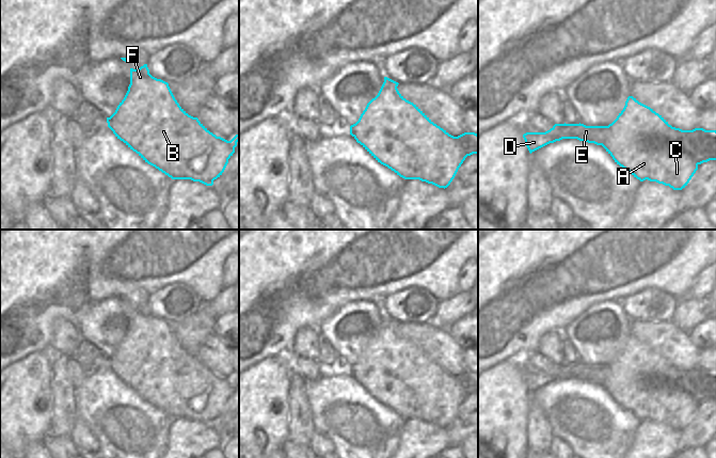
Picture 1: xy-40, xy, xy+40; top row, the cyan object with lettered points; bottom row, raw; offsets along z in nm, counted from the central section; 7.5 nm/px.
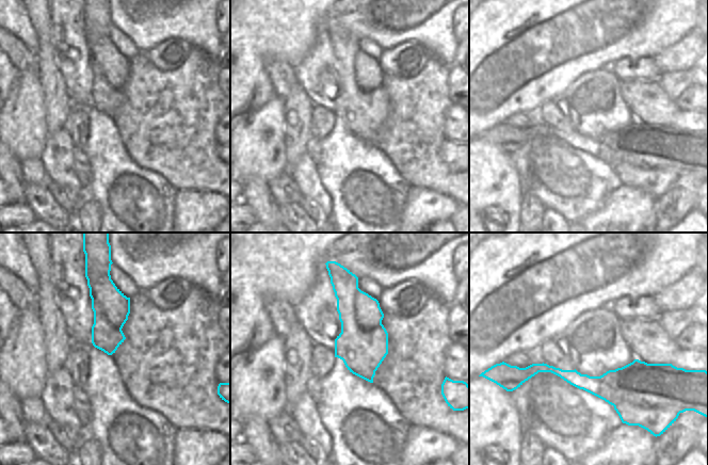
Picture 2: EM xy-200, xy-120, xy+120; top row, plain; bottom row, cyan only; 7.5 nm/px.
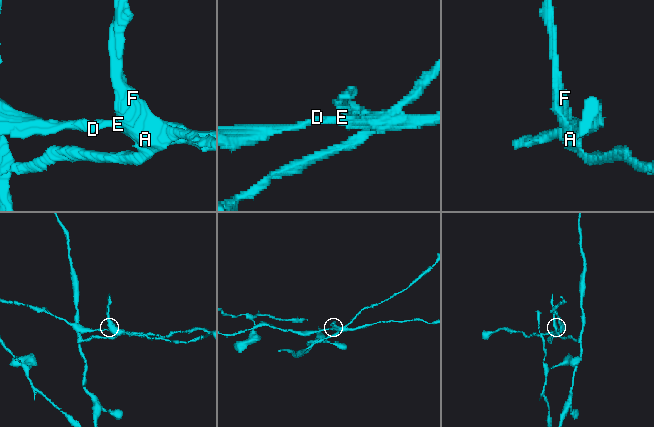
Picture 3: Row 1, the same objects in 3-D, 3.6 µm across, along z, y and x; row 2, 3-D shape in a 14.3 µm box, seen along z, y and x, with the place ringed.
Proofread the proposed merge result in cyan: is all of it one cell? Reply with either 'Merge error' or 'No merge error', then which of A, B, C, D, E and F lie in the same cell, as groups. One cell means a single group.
Merge error. Groups: A B C F / D E

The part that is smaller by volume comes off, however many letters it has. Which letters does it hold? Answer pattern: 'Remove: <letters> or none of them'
Remove: D, E

